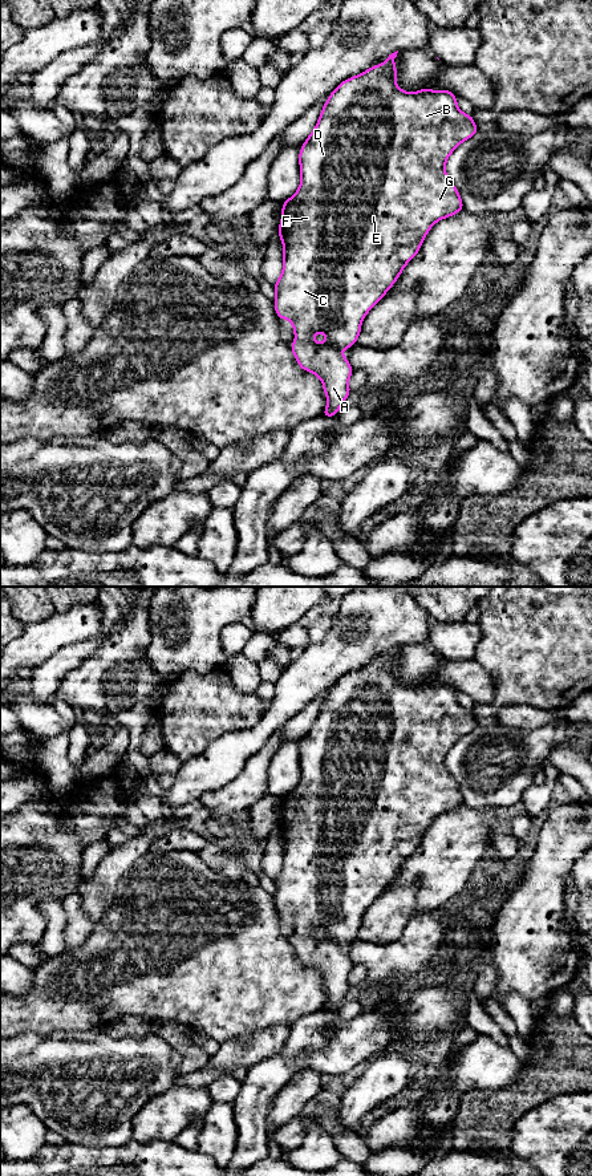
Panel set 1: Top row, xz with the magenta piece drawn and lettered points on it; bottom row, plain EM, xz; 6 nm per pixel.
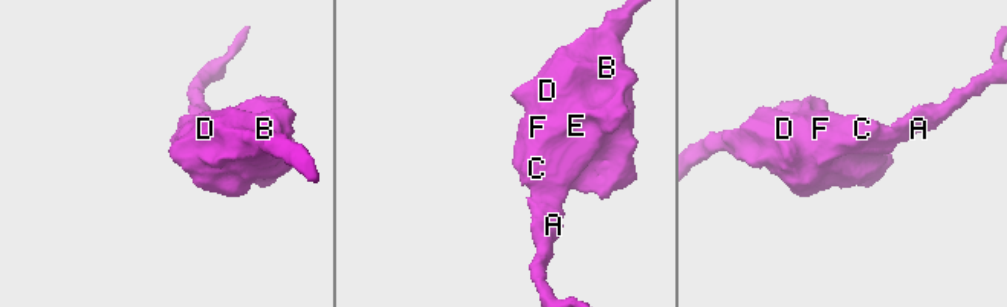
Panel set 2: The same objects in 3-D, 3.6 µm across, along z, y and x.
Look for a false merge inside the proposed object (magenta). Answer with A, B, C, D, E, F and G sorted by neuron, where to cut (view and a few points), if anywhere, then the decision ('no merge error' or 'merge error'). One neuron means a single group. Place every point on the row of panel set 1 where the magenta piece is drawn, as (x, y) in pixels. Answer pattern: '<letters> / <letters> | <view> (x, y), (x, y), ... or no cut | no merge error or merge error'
A B C D E F G | no cut | no merge error

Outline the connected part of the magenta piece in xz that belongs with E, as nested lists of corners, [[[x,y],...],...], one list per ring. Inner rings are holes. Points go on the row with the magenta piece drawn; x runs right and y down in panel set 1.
[[[398,50],[389,54],[384,64],[370,66],[364,73],[342,81],[331,93],[325,105],[323,106],[320,118],[313,131],[301,145],[299,154],[301,175],[299,190],[289,199],[283,202],[279,238],[283,242],[284,260],[283,272],[279,280],[273,284],[276,295],[275,311],[279,320],[287,319],[293,325],[296,340],[291,342],[289,346],[297,360],[299,366],[303,370],[313,373],[323,381],[323,389],[325,392],[328,405],[321,417],[336,417],[337,410],[344,405],[346,397],[352,390],[348,385],[348,381],[353,373],[353,368],[340,350],[350,348],[357,342],[364,317],[393,287],[405,265],[418,254],[430,228],[441,219],[453,216],[463,210],[463,202],[457,187],[449,179],[445,166],[450,154],[463,141],[471,138],[478,133],[474,118],[473,115],[469,115],[458,109],[457,96],[450,90],[421,89],[414,93],[407,93],[400,89],[394,80],[397,76],[397,68],[394,66],[394,58],[397,57],[397,53]],[[317,332],[323,332],[328,337],[328,341],[315,342],[312,337]]]

